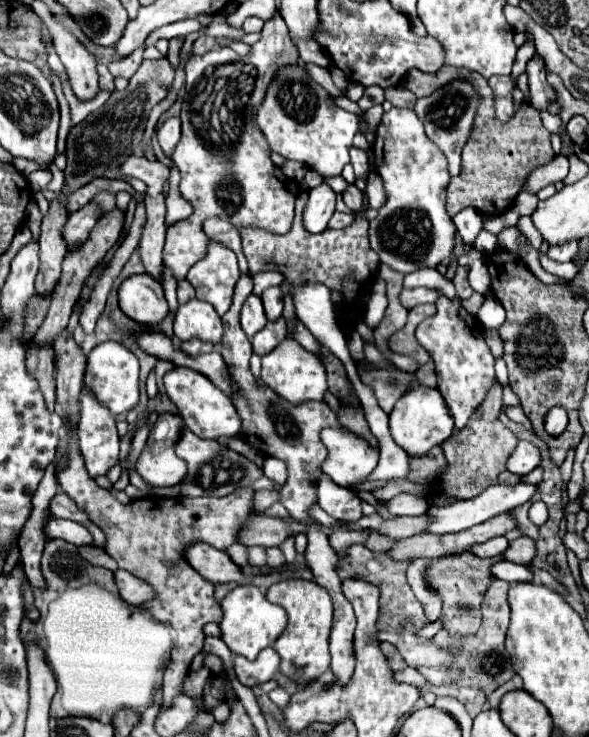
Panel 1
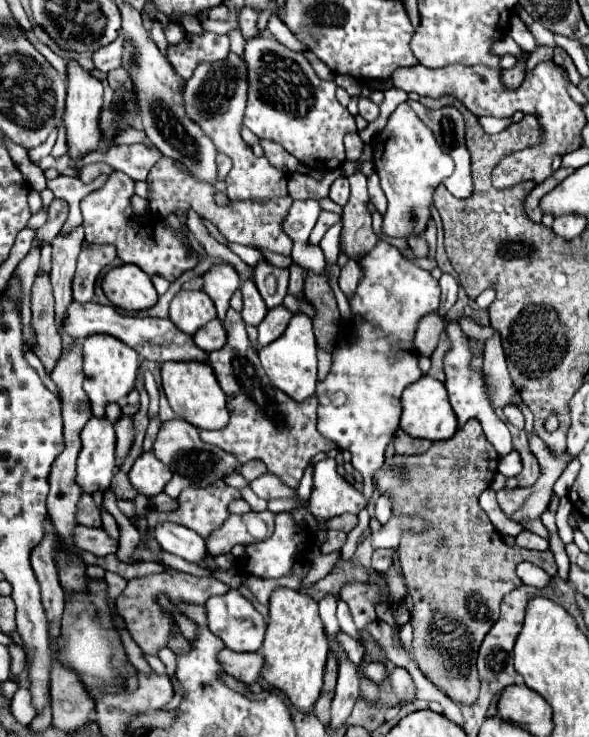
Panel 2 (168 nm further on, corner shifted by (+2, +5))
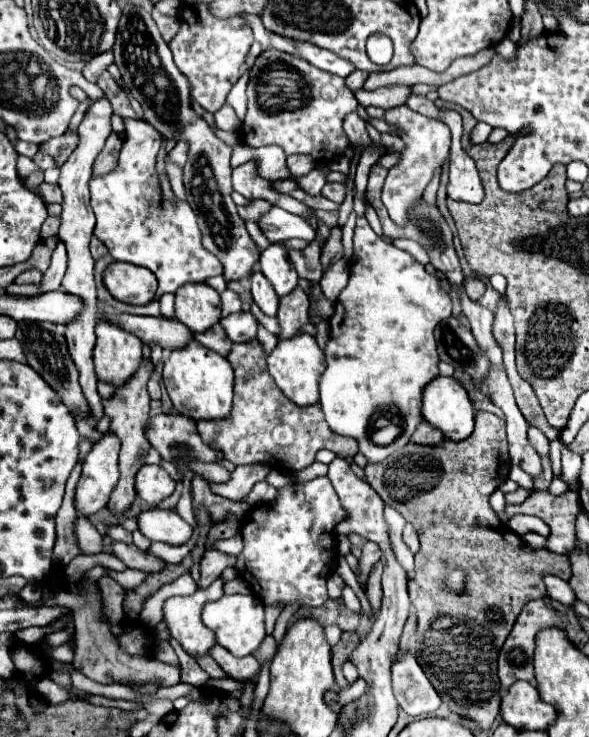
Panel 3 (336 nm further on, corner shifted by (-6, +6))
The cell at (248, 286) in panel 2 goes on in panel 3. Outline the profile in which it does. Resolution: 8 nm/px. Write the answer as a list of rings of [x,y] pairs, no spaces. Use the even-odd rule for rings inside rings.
[[[260,272],[252,274],[252,278],[250,278],[250,292],[252,292],[254,302],[260,306],[260,310],[266,316],[276,316],[278,296],[276,296],[274,288],[270,286],[270,282],[266,280],[264,274],[260,274]]]

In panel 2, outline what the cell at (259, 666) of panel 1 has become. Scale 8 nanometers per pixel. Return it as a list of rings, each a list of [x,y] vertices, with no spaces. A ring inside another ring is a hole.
[[[224,649],[220,653],[220,665],[222,665],[224,673],[236,677],[238,681],[252,683],[260,677],[264,659],[260,653],[236,653],[236,651]]]

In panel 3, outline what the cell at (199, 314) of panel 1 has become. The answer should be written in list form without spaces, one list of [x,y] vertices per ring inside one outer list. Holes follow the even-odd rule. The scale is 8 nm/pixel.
[[[204,282],[186,284],[176,292],[176,318],[194,334],[212,328],[220,316],[220,294]]]

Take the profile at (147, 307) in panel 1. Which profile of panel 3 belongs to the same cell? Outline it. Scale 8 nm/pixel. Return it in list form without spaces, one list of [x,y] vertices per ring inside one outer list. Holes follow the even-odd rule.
[[[112,262],[104,272],[104,284],[116,300],[126,304],[148,304],[156,296],[156,276],[128,262]]]

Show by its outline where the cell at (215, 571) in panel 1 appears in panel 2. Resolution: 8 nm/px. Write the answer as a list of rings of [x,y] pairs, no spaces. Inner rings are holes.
[[[158,523],[154,527],[154,537],[158,539],[158,545],[168,551],[168,553],[174,553],[190,563],[198,563],[202,561],[204,557],[208,557],[208,551],[206,551],[206,543],[204,539],[184,527],[184,525],[178,525],[178,523]]]

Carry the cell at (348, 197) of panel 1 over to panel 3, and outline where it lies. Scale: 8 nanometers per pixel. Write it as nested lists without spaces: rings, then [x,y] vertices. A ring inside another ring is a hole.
[[[328,182],[328,184],[322,188],[322,196],[334,200],[336,204],[342,204],[344,198],[346,198],[346,186],[344,186],[344,184],[338,184],[338,182]]]

